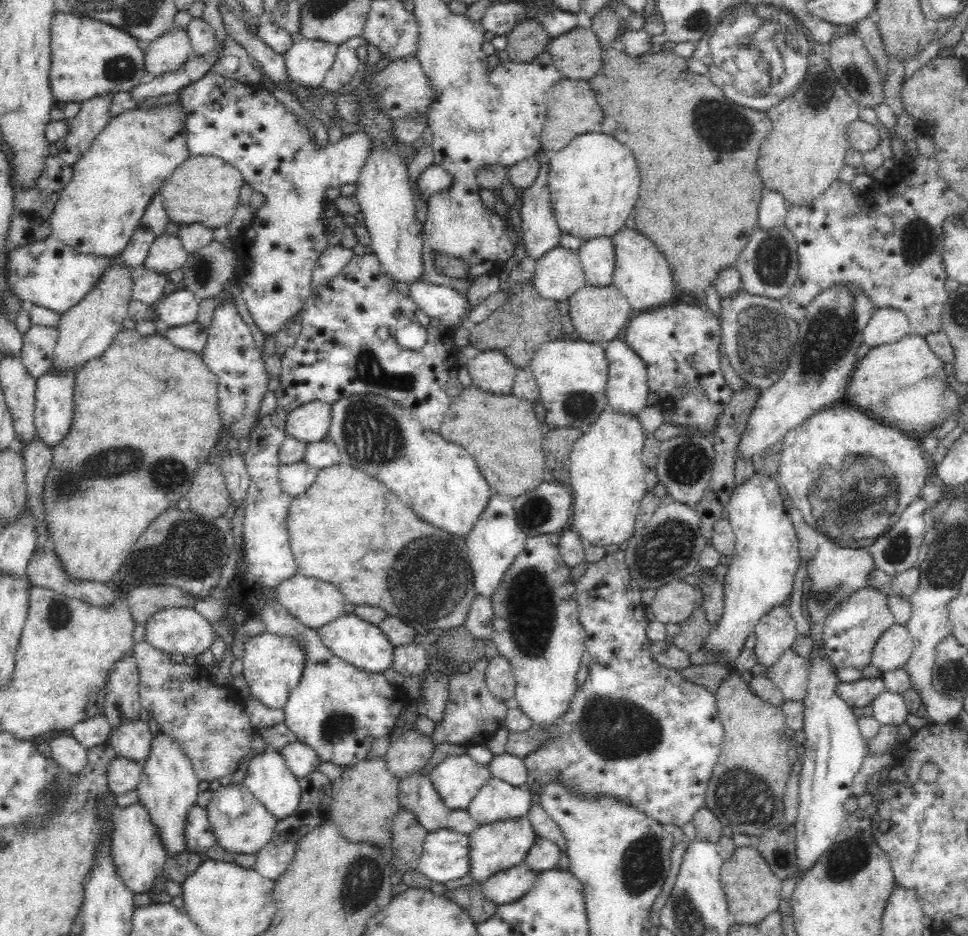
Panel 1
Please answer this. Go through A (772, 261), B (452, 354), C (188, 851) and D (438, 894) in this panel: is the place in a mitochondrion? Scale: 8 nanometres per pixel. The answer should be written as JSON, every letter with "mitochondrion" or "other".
{"A":"mitochondrion","B":"other","C":"other","D":"other"}

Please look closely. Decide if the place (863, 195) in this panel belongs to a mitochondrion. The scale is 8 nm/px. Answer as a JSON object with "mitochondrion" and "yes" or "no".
{"mitochondrion":"no"}

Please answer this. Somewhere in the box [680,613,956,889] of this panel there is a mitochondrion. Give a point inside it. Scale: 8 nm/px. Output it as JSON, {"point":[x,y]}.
{"point":[739,795]}

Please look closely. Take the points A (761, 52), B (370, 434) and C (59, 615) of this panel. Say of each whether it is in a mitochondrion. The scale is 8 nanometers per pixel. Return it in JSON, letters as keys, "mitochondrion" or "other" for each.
{"A":"mitochondrion","B":"mitochondrion","C":"mitochondrion"}

